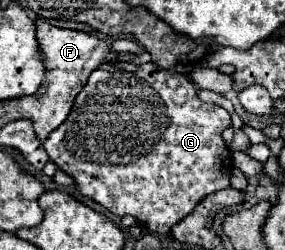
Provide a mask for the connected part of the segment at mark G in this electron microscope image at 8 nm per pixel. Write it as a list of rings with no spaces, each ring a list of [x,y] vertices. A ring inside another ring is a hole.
[[[111,62],[105,64],[101,68],[97,68],[87,84],[83,86],[83,90],[77,94],[75,98],[75,106],[71,110],[71,114],[67,116],[67,120],[53,130],[47,140],[43,140],[43,146],[49,154],[49,158],[67,174],[71,174],[75,178],[75,184],[79,188],[79,192],[83,196],[93,198],[95,202],[103,204],[105,208],[109,208],[113,214],[117,216],[133,216],[137,218],[141,224],[145,224],[151,232],[155,234],[171,234],[171,228],[181,222],[205,196],[219,192],[223,188],[229,186],[229,176],[233,170],[233,160],[225,158],[225,142],[223,142],[223,130],[231,126],[231,116],[225,108],[215,106],[215,104],[205,104],[197,98],[197,88],[195,84],[181,72],[175,70],[159,70],[159,66],[155,66],[155,62],[147,62],[147,64],[123,64],[123,62]]]

